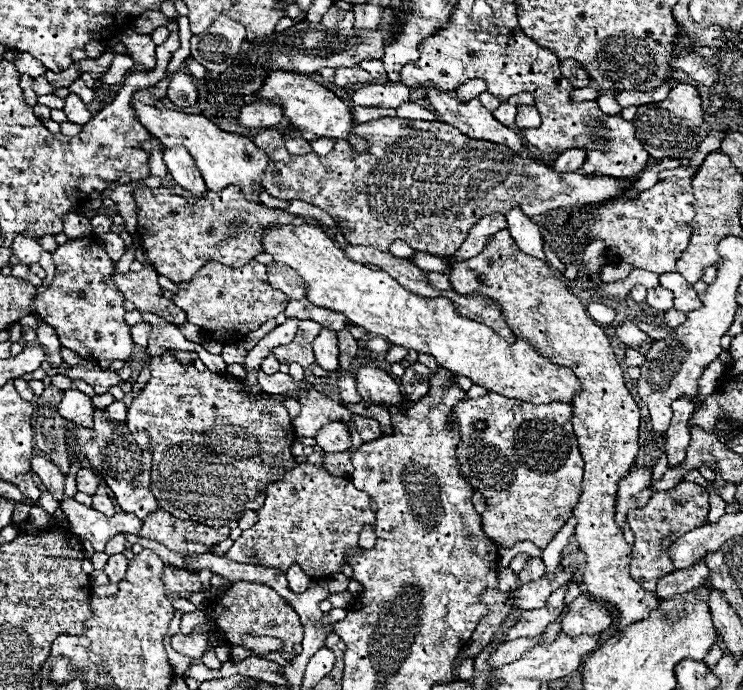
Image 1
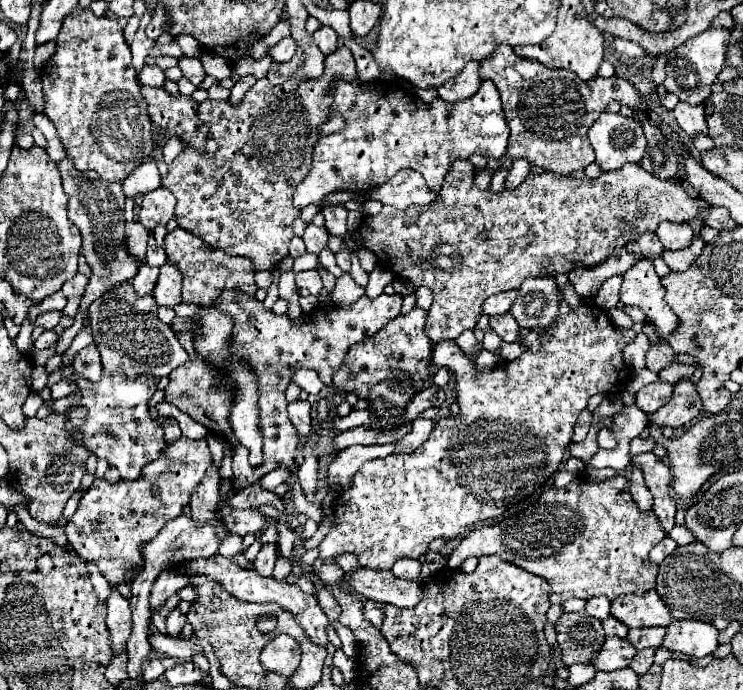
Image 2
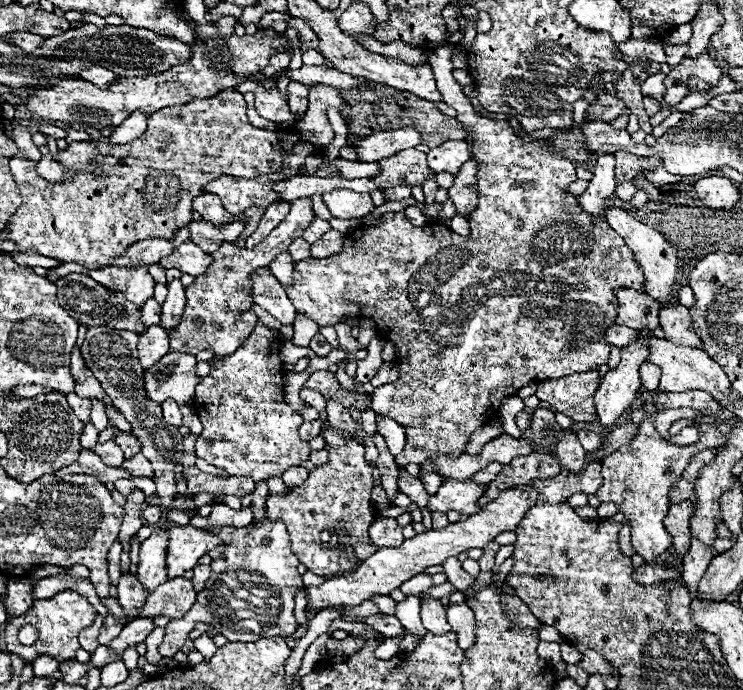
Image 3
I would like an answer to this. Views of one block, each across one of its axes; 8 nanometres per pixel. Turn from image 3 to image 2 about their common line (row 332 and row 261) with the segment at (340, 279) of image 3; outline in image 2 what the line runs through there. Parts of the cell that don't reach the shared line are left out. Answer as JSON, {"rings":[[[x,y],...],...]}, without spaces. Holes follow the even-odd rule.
{"rings":[[[456,160],[436,202],[406,210],[384,206],[380,214],[362,220],[360,236],[364,246],[376,254],[382,268],[392,270],[402,280],[408,278],[414,286],[428,286],[434,292],[426,336],[436,344],[440,340],[456,340],[464,330],[474,328],[488,296],[516,290],[526,278],[568,274],[574,266],[598,266],[614,248],[634,242],[638,234],[654,232],[662,220],[686,222],[700,212],[700,206],[700,200],[686,194],[684,186],[672,180],[658,180],[640,164],[626,164],[622,170],[604,172],[600,178],[570,178],[554,172],[528,174],[518,188],[494,194],[476,188],[468,160]]]}

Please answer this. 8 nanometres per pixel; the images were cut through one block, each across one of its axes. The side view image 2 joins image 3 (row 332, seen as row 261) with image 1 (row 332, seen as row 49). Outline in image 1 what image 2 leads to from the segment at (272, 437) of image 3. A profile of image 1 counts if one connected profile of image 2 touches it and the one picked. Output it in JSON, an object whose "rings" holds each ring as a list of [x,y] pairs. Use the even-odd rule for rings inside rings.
{"rings":[[[344,328],[342,332],[338,332],[338,346],[340,346],[340,370],[346,370],[348,372],[352,360],[358,354],[358,342]]]}

